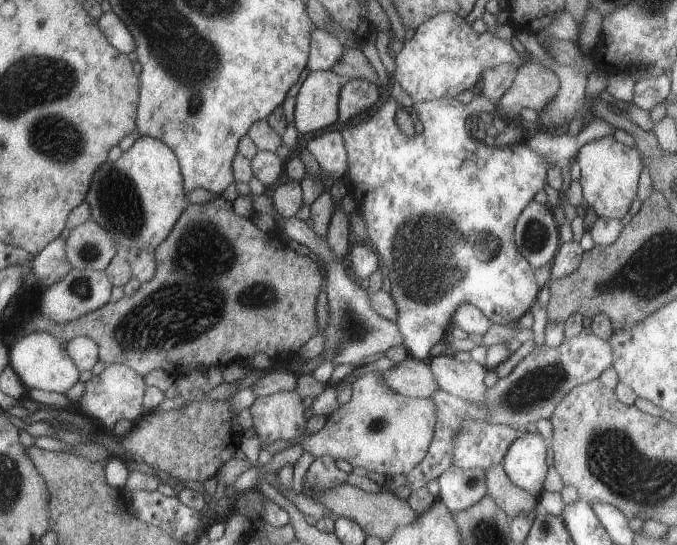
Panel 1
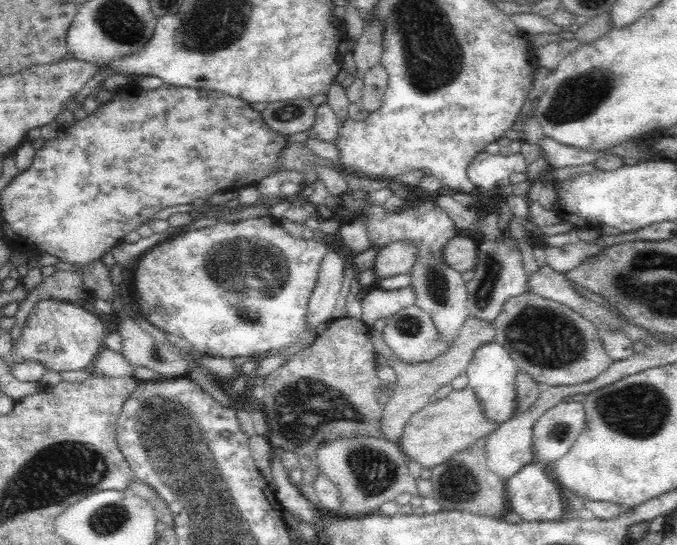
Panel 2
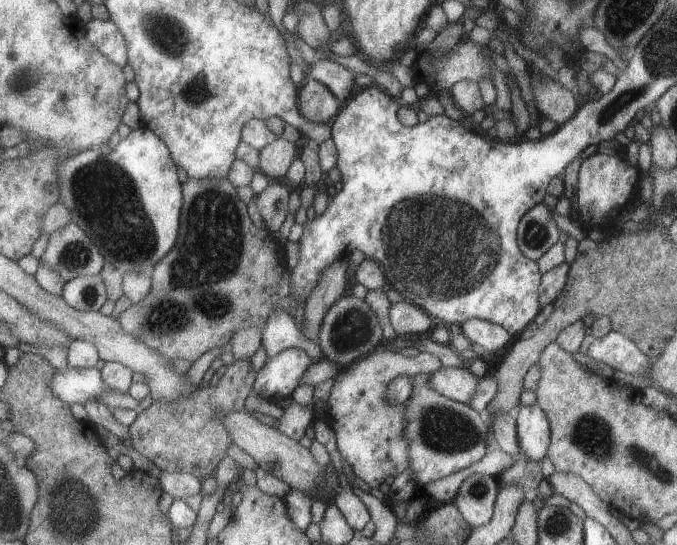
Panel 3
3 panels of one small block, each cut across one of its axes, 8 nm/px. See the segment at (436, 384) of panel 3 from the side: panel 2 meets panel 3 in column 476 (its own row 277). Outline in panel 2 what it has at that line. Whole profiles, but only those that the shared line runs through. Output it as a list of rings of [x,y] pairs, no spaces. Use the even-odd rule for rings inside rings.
[[[394,241],[382,247],[374,260],[376,280],[394,276],[395,274],[410,273],[416,258],[416,245],[408,241]]]

